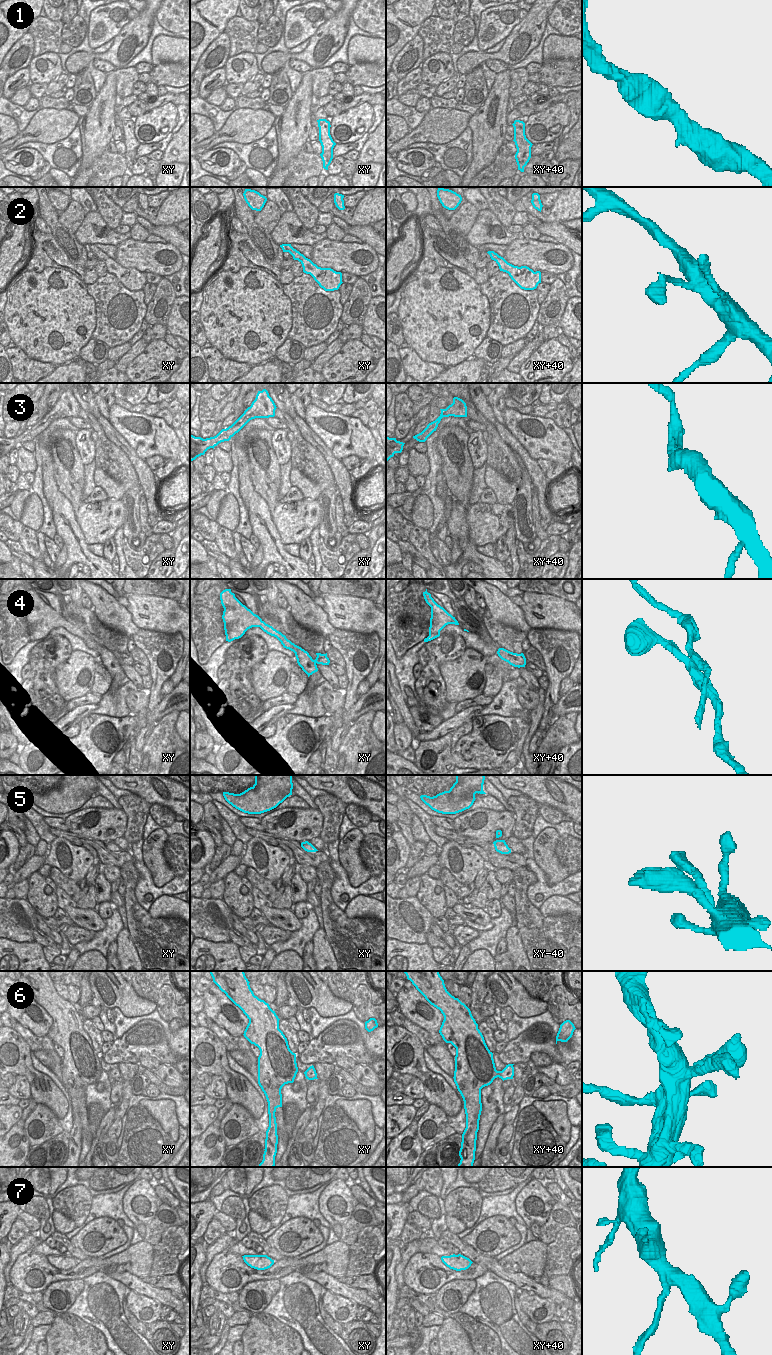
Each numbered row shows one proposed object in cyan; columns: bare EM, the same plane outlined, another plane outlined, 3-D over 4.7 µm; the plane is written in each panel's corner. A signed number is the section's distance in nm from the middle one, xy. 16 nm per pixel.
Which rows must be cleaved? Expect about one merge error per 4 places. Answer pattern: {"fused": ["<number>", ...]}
{"fused": ["4"]}

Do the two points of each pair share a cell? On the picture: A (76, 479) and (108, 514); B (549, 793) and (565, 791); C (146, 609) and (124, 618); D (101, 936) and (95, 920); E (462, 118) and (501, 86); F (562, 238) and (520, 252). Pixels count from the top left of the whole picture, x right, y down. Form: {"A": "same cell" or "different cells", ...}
{"A": "different cells", "B": "same cell", "C": "different cells", "D": "different cells", "E": "different cells", "F": "different cells"}

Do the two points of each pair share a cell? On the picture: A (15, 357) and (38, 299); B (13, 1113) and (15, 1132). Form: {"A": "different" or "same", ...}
{"A": "different", "B": "different"}

